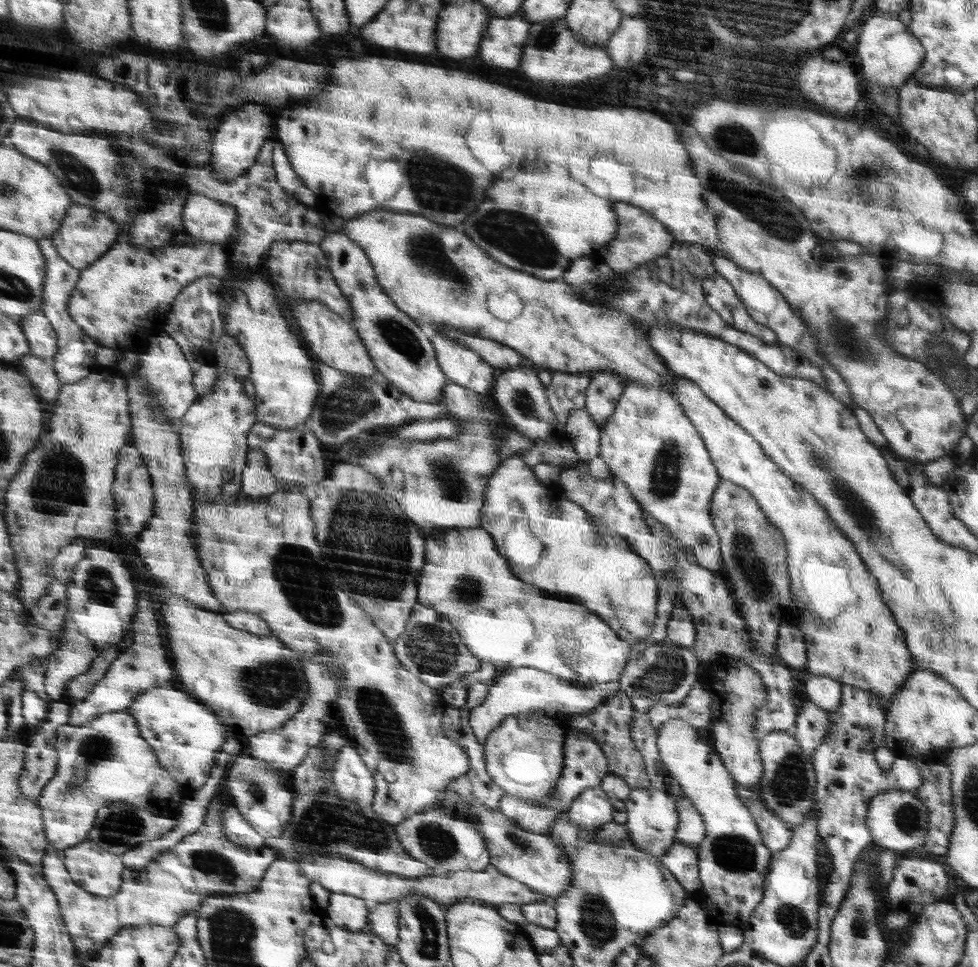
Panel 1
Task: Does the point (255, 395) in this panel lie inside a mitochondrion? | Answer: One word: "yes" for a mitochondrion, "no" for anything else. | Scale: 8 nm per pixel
no

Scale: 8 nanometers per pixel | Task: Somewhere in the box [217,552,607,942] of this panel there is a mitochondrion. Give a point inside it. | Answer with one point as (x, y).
(324, 822)

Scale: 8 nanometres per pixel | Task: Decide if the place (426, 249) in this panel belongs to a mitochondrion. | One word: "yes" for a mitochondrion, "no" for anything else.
yes

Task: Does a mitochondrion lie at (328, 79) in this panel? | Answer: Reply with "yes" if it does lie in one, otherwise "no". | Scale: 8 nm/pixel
no

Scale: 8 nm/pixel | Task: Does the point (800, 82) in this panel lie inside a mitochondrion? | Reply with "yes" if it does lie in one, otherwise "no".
no

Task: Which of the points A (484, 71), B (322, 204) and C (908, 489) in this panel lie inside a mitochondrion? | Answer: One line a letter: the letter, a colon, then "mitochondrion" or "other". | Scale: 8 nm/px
A: other
B: other
C: other

